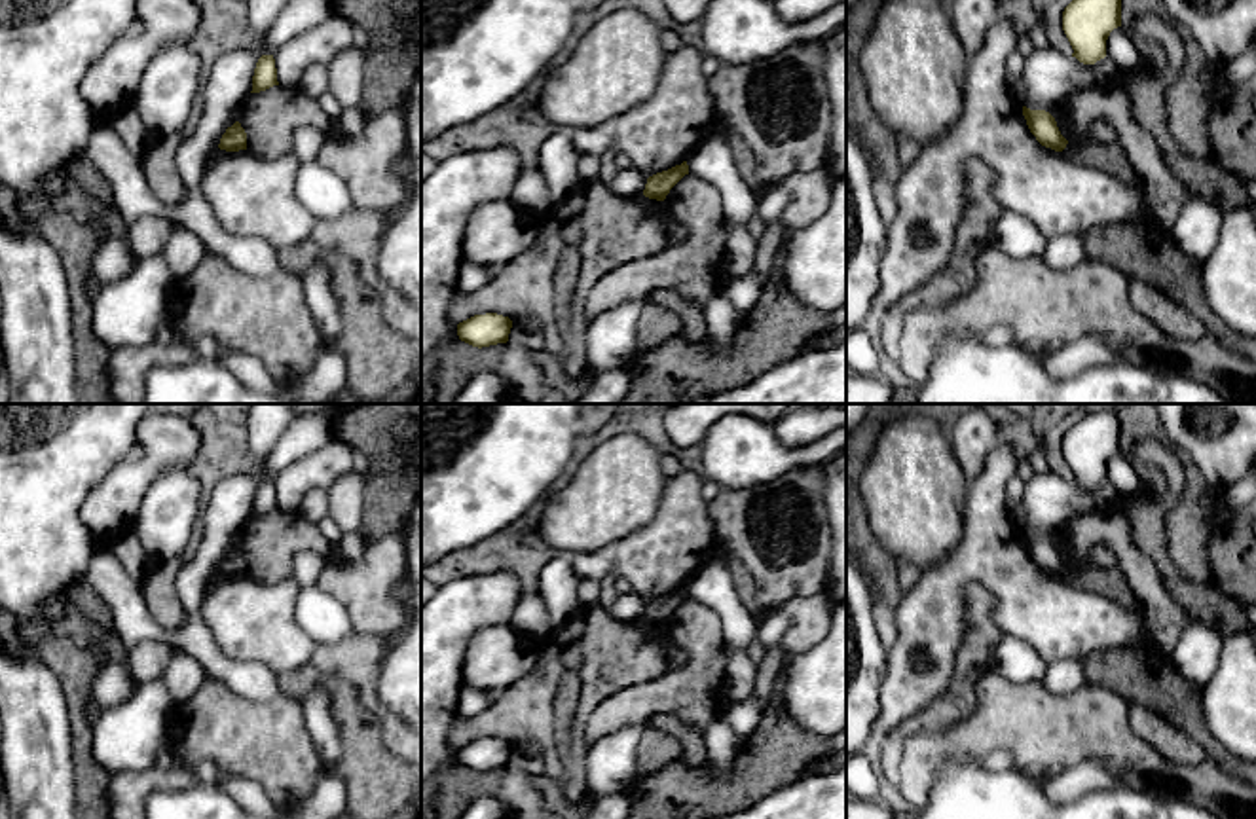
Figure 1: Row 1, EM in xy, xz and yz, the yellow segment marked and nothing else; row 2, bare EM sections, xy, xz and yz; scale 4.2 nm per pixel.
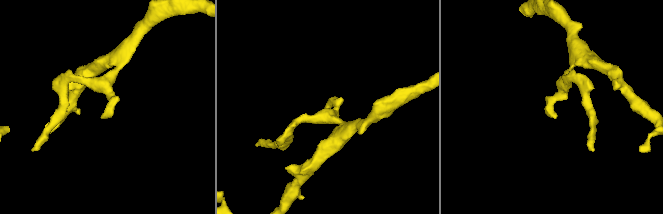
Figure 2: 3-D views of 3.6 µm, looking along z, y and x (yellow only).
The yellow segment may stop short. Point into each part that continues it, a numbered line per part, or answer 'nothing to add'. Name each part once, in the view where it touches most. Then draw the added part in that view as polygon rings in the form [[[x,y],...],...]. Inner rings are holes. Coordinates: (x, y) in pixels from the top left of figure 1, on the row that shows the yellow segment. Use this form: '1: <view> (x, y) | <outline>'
nothing to add

